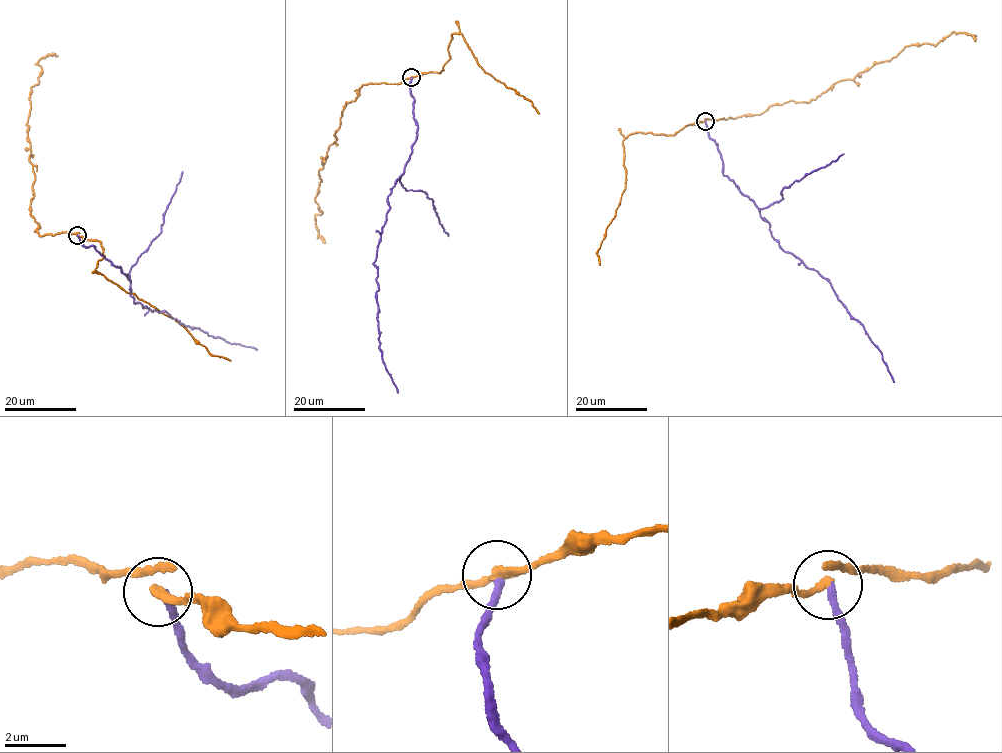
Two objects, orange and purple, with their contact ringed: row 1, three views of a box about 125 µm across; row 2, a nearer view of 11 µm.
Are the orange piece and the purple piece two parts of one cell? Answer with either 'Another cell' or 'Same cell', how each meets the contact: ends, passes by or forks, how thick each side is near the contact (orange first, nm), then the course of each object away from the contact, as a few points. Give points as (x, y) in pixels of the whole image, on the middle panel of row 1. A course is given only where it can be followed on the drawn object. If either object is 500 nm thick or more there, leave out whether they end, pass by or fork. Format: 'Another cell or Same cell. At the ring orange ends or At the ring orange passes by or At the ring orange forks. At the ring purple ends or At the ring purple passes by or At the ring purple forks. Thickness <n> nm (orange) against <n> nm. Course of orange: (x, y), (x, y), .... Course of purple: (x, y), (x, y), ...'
Another cell. At the ring orange forks. At the ring purple ends. Thickness 180 nm (orange) against 240 nm. Course of orange: (411, 77), (363, 84), (345, 103), (314, 198), (321, 214), (316, 227), (325, 242). Course of purple: (411, 78), (416, 138), (402, 174), (388, 197), (389, 208), (374, 262), (379, 349), (398, 392)

